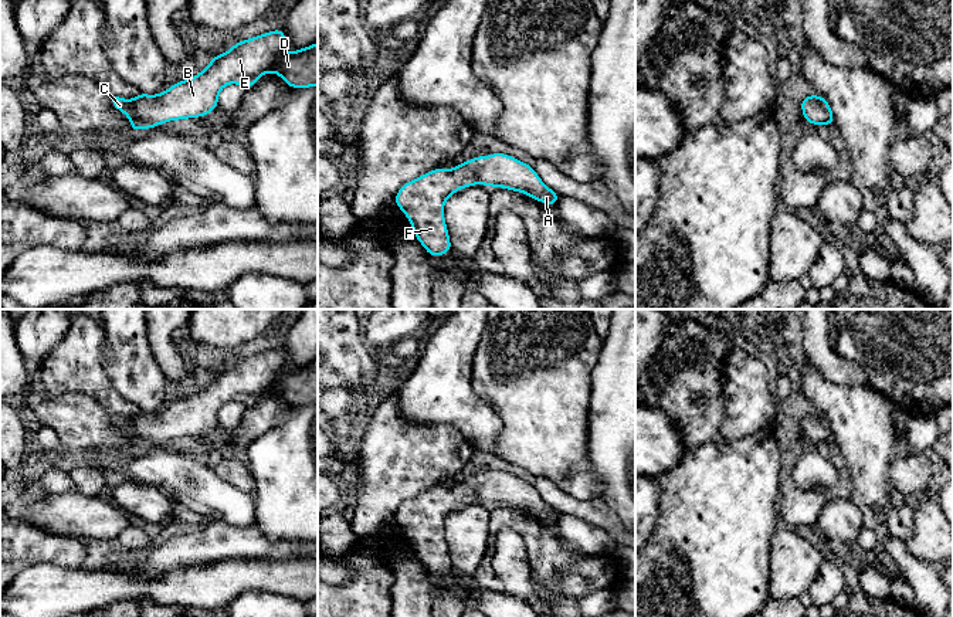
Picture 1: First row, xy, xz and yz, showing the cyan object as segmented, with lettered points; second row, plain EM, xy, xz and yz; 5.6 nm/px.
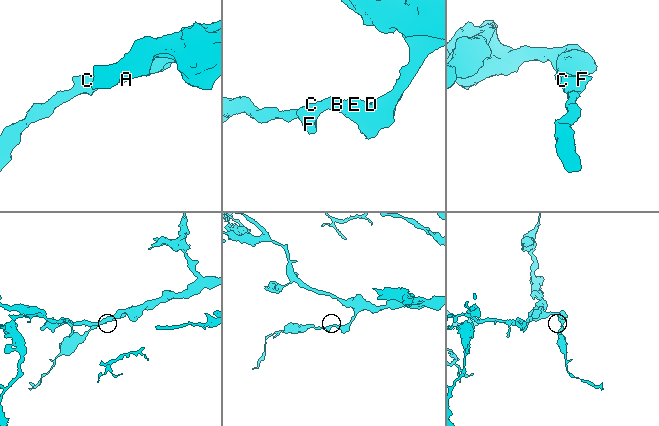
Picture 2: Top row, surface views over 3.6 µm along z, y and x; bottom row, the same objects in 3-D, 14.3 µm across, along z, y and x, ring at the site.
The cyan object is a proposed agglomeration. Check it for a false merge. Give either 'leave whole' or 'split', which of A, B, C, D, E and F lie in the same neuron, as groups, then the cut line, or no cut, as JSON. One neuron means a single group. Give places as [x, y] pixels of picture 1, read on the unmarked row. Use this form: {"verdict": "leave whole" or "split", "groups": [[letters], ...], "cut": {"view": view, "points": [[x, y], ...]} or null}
{"verdict": "leave whole", "groups": [["A", "B", "C", "D", "E", "F"]], "cut": null}

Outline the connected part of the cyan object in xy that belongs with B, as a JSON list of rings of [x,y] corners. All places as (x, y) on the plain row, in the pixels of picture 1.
[[[282,346],[237,359],[224,372],[213,373],[210,382],[196,394],[174,400],[165,410],[139,410],[132,418],[112,414],[115,426],[130,437],[129,448],[145,448],[170,438],[203,435],[218,426],[218,411],[228,401],[252,406],[258,396],[277,390],[292,407],[318,404],[318,359],[309,365],[285,372],[286,352]]]

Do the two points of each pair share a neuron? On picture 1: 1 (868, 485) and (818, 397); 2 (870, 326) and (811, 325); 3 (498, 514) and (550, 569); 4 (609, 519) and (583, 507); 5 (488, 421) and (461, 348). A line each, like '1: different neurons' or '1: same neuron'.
1: same neuron
2: different neurons
3: same neuron
4: same neuron
5: same neuron

